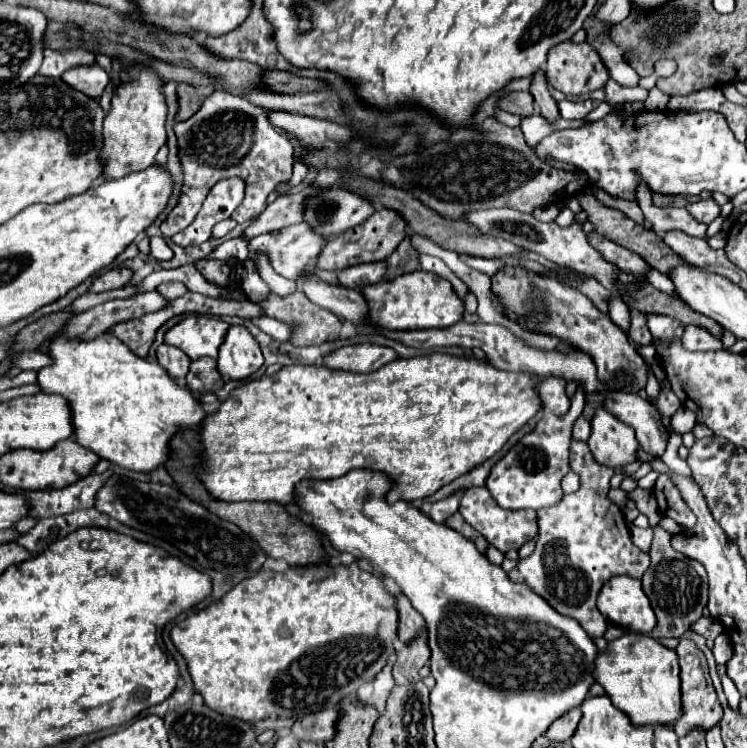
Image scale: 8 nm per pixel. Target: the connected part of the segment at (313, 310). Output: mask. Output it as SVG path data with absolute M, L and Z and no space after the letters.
M293 292L291 296L277 296L277 294L271 294L265 302L261 302L261 306L265 308L265 314L271 316L271 318L277 318L277 320L283 320L283 322L289 322L295 326L295 336L291 340L291 344L295 346L311 346L311 344L323 344L323 342L329 342L333 336L339 336L339 330L341 330L341 322L335 314L315 306L303 292Z

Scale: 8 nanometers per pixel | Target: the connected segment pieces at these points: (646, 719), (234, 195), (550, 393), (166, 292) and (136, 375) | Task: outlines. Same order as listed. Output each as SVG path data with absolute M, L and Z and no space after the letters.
M625 632L621 638L609 642L595 658L595 682L603 686L613 706L623 710L635 726L673 726L673 722L681 716L677 654L647 634Z
M225 178L219 180L207 194L203 208L195 216L195 220L187 226L187 230L177 232L171 240L179 246L197 246L211 238L211 228L227 220L233 210L241 204L245 192L245 182L241 178Z
M555 378L555 384L541 384L539 394L543 400L543 406L549 408L555 416L565 416L567 408L571 406L567 394L565 394L565 380Z
M171 282L168 284L161 284L159 287L156 288L156 290L168 301L171 301L175 298L178 298L179 296L183 296L183 294L185 294L188 289L186 288L186 286L183 284L183 289L178 289L175 288L177 287L177 283L176 282Z
M109 332L93 340L63 334L51 342L49 356L53 364L37 372L41 392L67 398L77 444L121 468L151 472L165 464L171 436L179 428L199 428L205 416L187 388L177 386L157 362L135 356Z

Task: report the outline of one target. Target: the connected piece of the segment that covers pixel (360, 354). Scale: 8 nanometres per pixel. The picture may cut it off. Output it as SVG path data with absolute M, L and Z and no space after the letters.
M353 344L353 346L337 348L335 352L323 356L323 366L331 370L367 374L367 372L375 372L377 368L389 364L395 358L397 358L397 352L387 346Z

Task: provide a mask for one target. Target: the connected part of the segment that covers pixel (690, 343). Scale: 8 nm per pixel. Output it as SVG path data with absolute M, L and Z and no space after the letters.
M687 326L685 334L683 334L683 348L687 350L719 350L723 348L721 340L717 340L715 336L711 336L707 330L699 328L699 326Z

